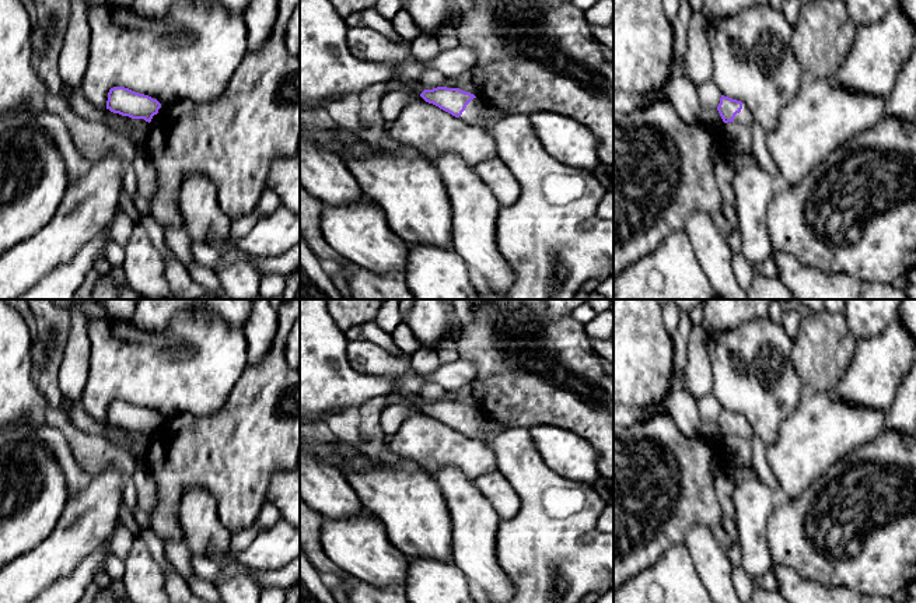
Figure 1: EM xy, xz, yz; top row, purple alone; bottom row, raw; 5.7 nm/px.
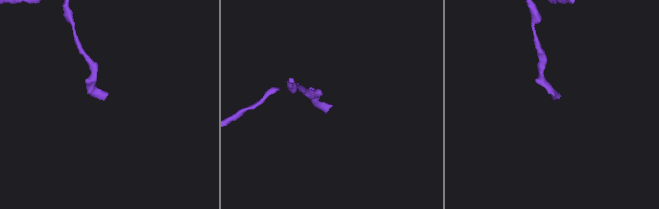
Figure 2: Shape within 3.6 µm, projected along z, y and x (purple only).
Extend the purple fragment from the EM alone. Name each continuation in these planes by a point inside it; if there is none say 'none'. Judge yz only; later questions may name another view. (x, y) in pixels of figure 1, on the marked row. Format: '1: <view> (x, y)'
1: yz (745, 118)

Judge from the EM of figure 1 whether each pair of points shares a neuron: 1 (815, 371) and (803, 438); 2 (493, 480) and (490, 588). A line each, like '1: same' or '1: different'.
1: different
2: different

